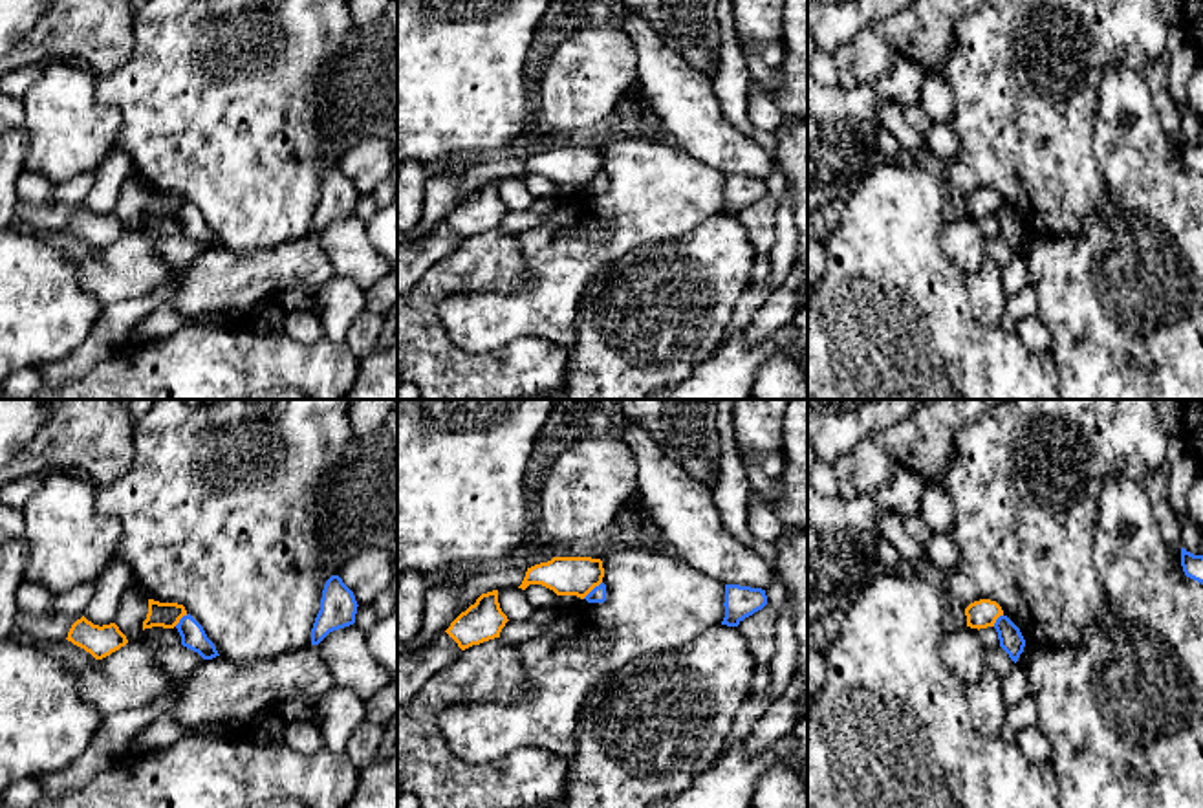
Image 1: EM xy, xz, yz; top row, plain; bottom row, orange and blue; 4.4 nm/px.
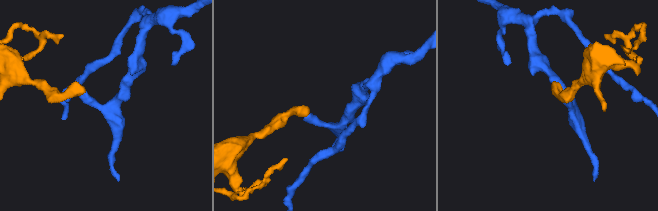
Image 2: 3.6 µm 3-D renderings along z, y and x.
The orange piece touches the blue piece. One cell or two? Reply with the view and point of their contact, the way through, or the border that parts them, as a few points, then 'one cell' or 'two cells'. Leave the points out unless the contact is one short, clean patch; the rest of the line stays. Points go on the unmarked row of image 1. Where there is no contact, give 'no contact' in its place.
contact xz (592, 178); border xz (601, 171), (583, 187); two cells

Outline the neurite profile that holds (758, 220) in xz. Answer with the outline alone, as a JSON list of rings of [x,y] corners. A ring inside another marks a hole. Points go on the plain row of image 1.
[[[767,192],[762,200],[740,211],[738,222],[749,235],[756,255],[771,255],[775,242],[775,213],[778,200]]]

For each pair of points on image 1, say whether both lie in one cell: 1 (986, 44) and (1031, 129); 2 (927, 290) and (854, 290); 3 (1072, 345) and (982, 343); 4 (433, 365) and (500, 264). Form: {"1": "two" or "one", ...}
{"1": "one", "2": "one", "3": "two", "4": "one"}

